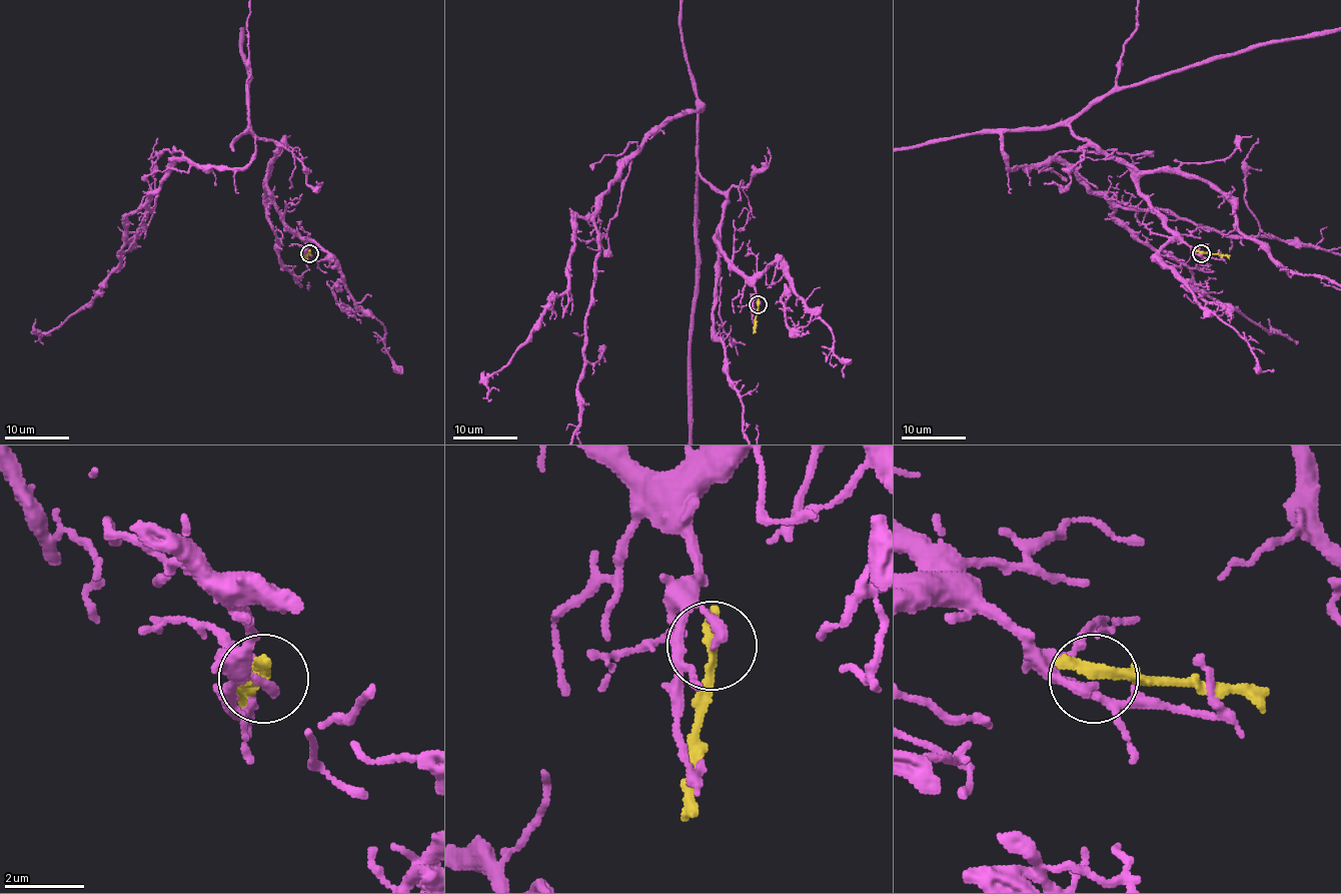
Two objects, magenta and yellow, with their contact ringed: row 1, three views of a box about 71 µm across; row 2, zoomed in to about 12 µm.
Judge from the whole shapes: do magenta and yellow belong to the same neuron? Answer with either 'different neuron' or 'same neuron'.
different neuron

